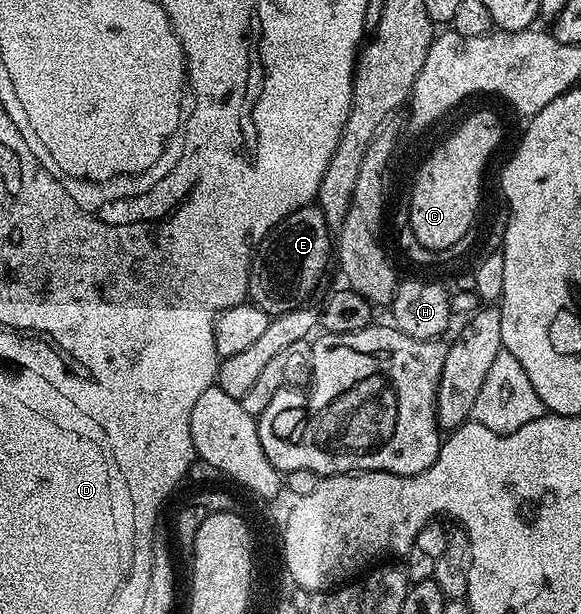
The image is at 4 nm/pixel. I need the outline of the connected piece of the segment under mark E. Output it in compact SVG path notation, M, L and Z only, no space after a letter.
M317 205L302 206L270 229L258 243L250 262L249 301L265 314L287 314L311 301L310 293L317 288L329 262L331 265L332 228Z

